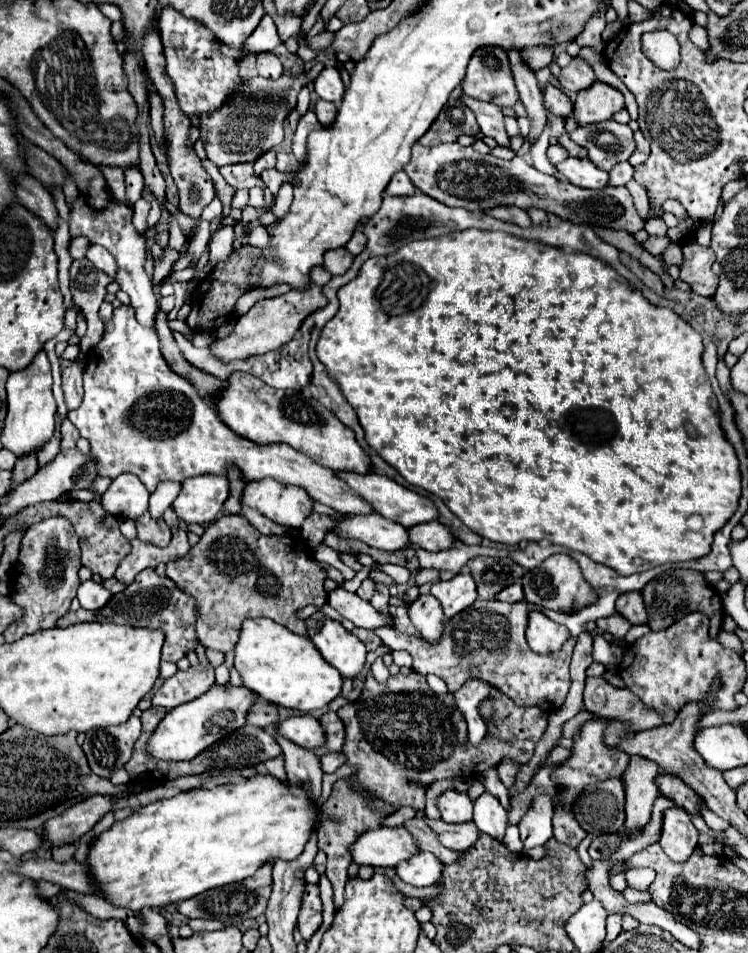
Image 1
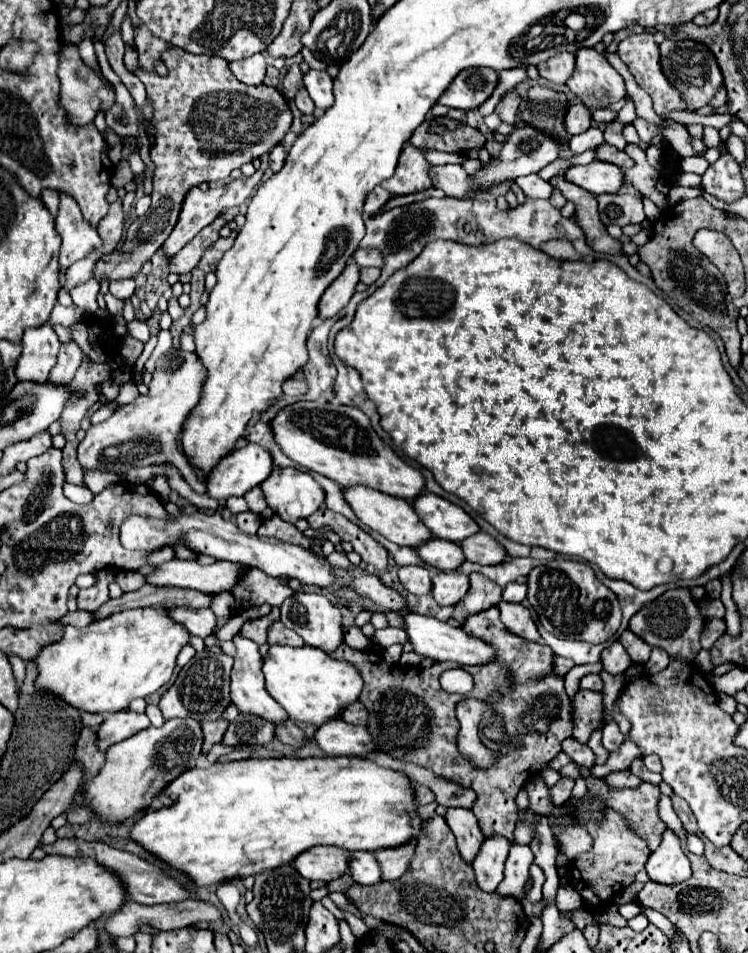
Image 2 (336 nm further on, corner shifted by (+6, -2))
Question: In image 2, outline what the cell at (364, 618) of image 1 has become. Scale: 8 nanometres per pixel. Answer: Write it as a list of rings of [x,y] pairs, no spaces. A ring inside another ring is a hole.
[[[412,612],[404,616],[404,622],[406,622],[406,634],[408,634],[408,638],[414,646],[414,652],[430,656],[438,662],[452,660],[452,662],[458,662],[462,666],[482,666],[482,664],[494,662],[494,658],[496,658],[496,650],[490,644],[478,640],[476,636],[466,634],[462,628],[456,628],[448,622],[440,622],[436,618],[422,616],[422,614],[412,614]]]

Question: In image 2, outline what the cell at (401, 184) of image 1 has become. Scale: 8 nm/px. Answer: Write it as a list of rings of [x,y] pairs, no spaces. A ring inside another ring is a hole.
[[[376,186],[376,188],[366,196],[364,212],[366,212],[366,214],[374,214],[374,212],[378,212],[378,210],[386,204],[386,200],[390,200],[390,194],[388,194],[382,186]]]

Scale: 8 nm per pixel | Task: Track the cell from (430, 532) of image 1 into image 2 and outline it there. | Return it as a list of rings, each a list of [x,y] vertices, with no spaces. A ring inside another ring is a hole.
[[[478,532],[464,542],[460,542],[466,560],[476,562],[476,564],[502,564],[506,560],[506,548],[494,540],[486,532]]]

